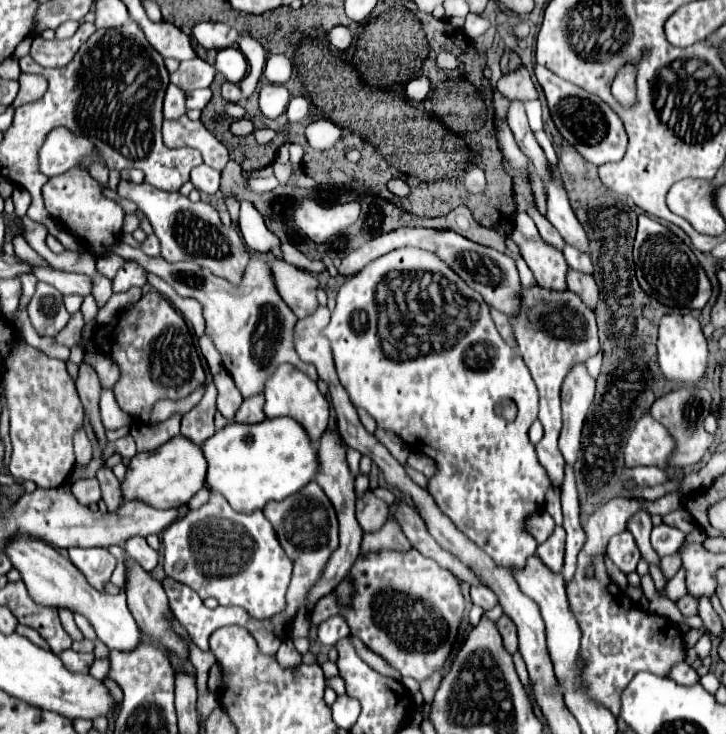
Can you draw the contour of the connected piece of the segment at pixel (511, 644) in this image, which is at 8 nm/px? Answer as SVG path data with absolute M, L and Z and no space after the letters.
M503 615L501 619L495 621L495 627L501 633L503 645L507 647L507 651L515 653L517 651L517 627L515 627L515 623L507 615Z

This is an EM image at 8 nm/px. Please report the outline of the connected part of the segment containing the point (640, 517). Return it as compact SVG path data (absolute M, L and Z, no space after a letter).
M639 509L629 521L627 521L627 529L631 531L631 535L635 537L635 543L641 551L641 555L647 559L647 563L657 563L659 565L659 557L653 551L653 547L649 545L649 533L651 533L651 515L645 509Z

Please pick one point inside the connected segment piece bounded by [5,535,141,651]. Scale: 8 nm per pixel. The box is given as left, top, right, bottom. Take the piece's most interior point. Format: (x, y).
(52, 580)

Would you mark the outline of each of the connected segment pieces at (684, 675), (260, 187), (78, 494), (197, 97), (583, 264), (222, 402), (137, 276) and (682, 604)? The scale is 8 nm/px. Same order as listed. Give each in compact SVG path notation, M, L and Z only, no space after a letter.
M687 663L675 665L671 671L673 671L673 673L671 673L669 677L671 677L673 681L679 681L681 685L695 685L695 683L699 683L699 675L697 675L697 671L693 671Z
M275 176L263 179L250 179L247 181L247 189L255 192L270 192L274 190L279 185Z
M83 479L83 481L75 481L71 485L71 491L73 491L73 497L83 503L83 505L89 505L89 503L97 503L101 499L101 489L99 489L99 481L97 479Z
M195 89L187 93L187 109L203 109L211 101L211 89Z
M565 245L563 255L565 255L565 259L567 259L567 263L569 263L569 267L571 267L571 269L593 275L593 263L591 263L591 257L589 257L589 255L585 255L585 253L577 251L577 249L575 249L575 247L571 247L571 245Z
M221 369L221 371L213 377L213 383L215 383L215 387L217 387L217 409L219 409L219 413L221 413L225 419L233 421L233 415L237 413L237 409L239 409L241 403L243 403L243 397L241 397L239 389L235 387L231 375L229 375L225 369Z
M125 261L113 279L113 291L127 291L129 287L147 285L147 271L135 261Z
M689 595L681 597L681 599L677 601L677 607L679 607L679 611L681 611L685 617L697 615L697 599L695 599L695 597L689 597Z

